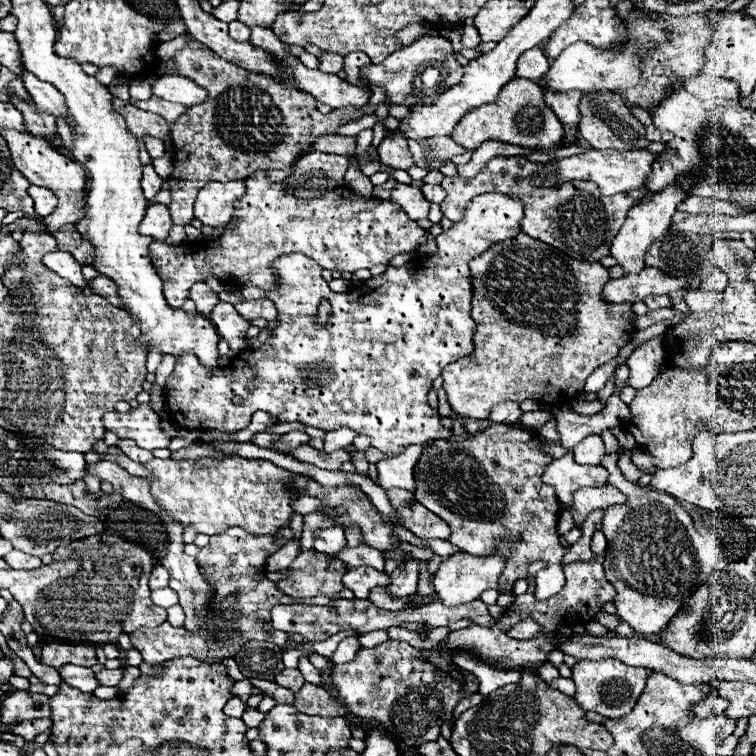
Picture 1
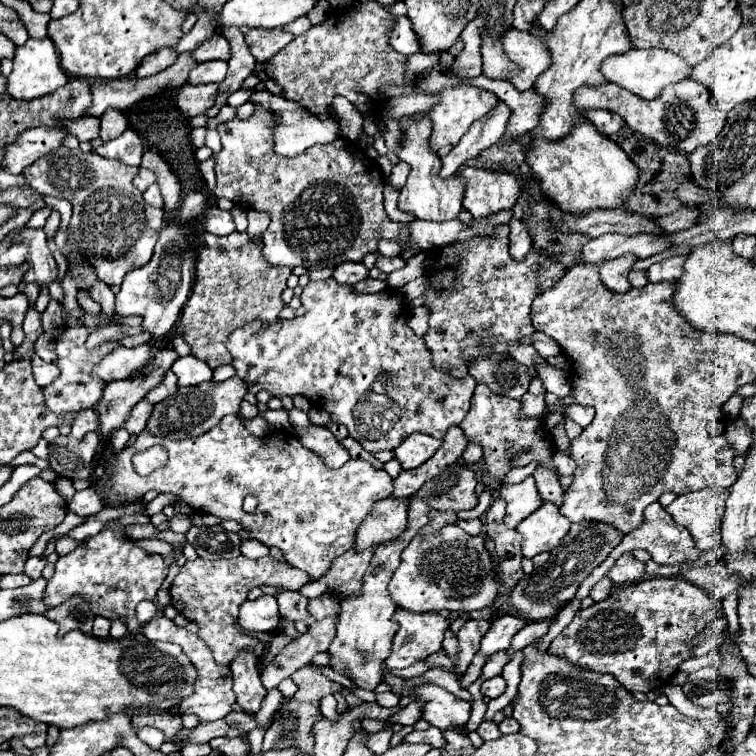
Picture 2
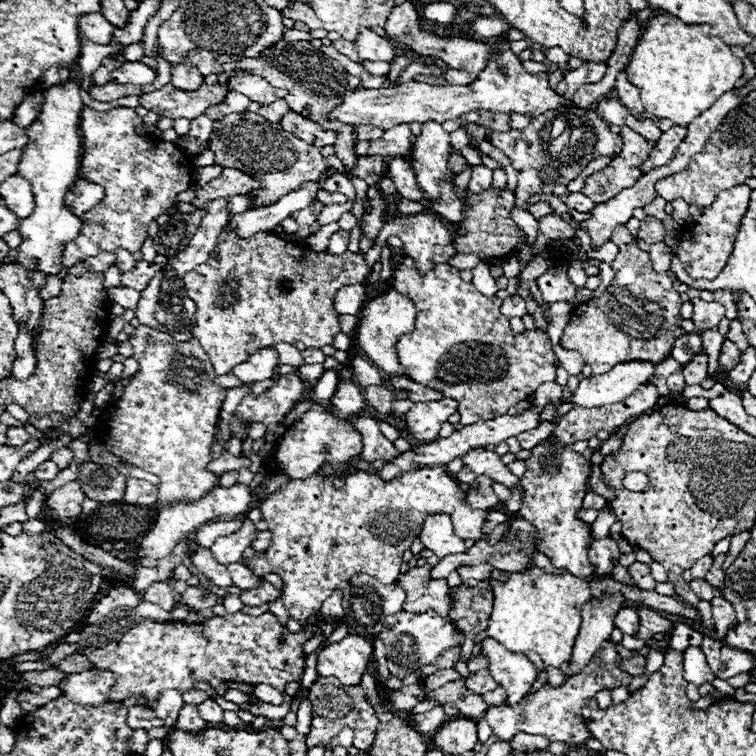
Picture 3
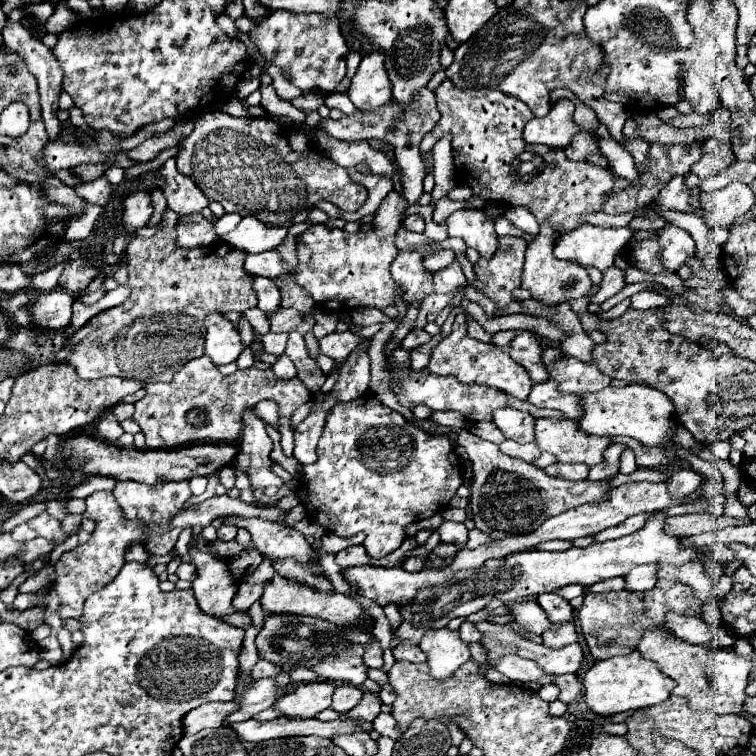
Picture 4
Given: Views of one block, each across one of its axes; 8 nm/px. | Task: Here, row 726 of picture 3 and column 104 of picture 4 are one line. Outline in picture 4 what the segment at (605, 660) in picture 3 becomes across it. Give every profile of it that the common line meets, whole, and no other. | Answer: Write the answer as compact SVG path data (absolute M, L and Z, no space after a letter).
M110 490L94 492L92 496L86 498L86 506L88 508L86 508L84 516L96 520L94 534L90 536L90 540L86 544L78 544L74 550L62 554L58 564L54 566L58 578L53 583L53 588L62 600L60 608L58 608L58 616L62 616L62 618L80 618L86 598L92 592L104 588L104 584L110 584L116 578L116 574L120 572L120 568L124 566L124 554L126 554L128 546L132 542L144 540L144 532L142 532L144 528L140 522L134 522L134 520L122 522L120 506Z

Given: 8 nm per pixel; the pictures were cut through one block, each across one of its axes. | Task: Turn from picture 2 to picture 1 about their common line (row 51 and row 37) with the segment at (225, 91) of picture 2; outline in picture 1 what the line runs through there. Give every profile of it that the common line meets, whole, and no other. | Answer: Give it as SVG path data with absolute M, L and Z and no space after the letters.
M234 20L234 22L230 22L228 26L230 26L230 36L232 36L236 42L248 42L248 38L250 38L250 28L248 28L246 24Z

